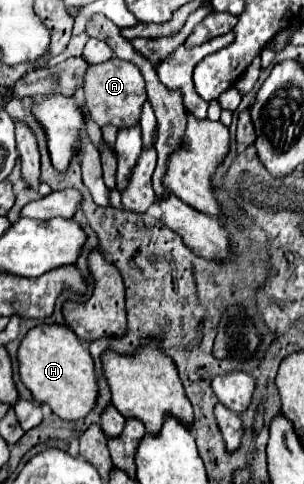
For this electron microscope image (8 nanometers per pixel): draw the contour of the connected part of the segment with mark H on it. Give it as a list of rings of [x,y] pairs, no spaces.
[[[38,325],[30,329],[18,349],[20,379],[40,405],[48,405],[64,421],[84,419],[98,399],[94,361],[84,343],[66,325]]]

